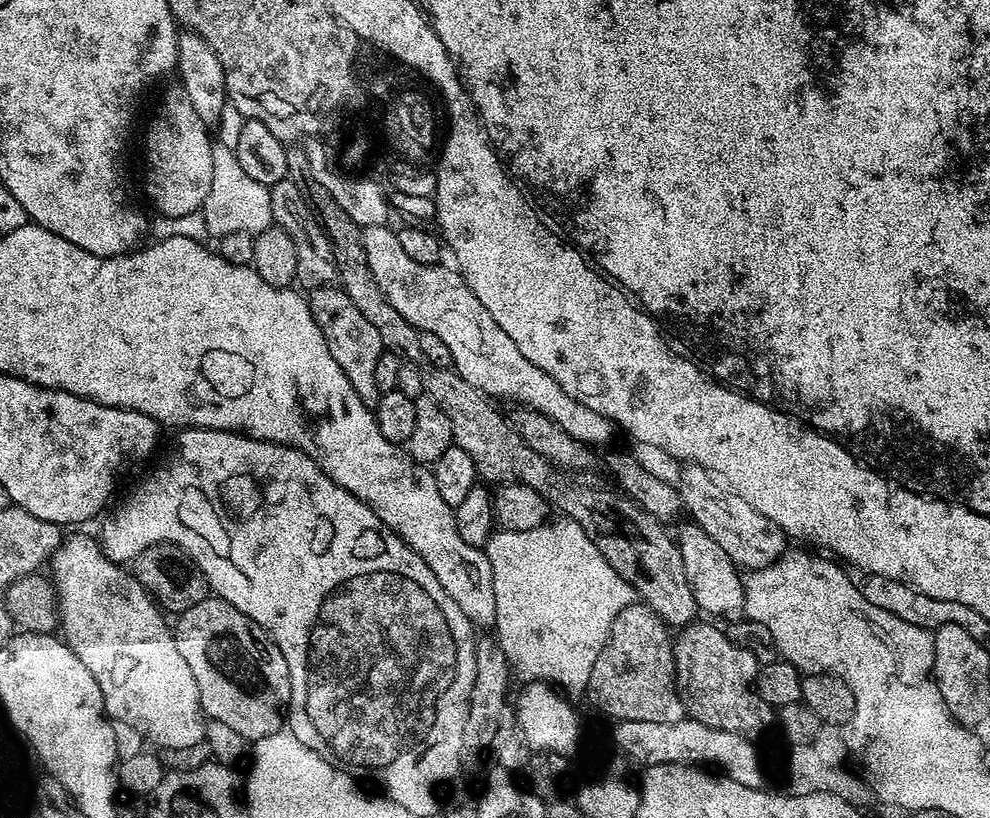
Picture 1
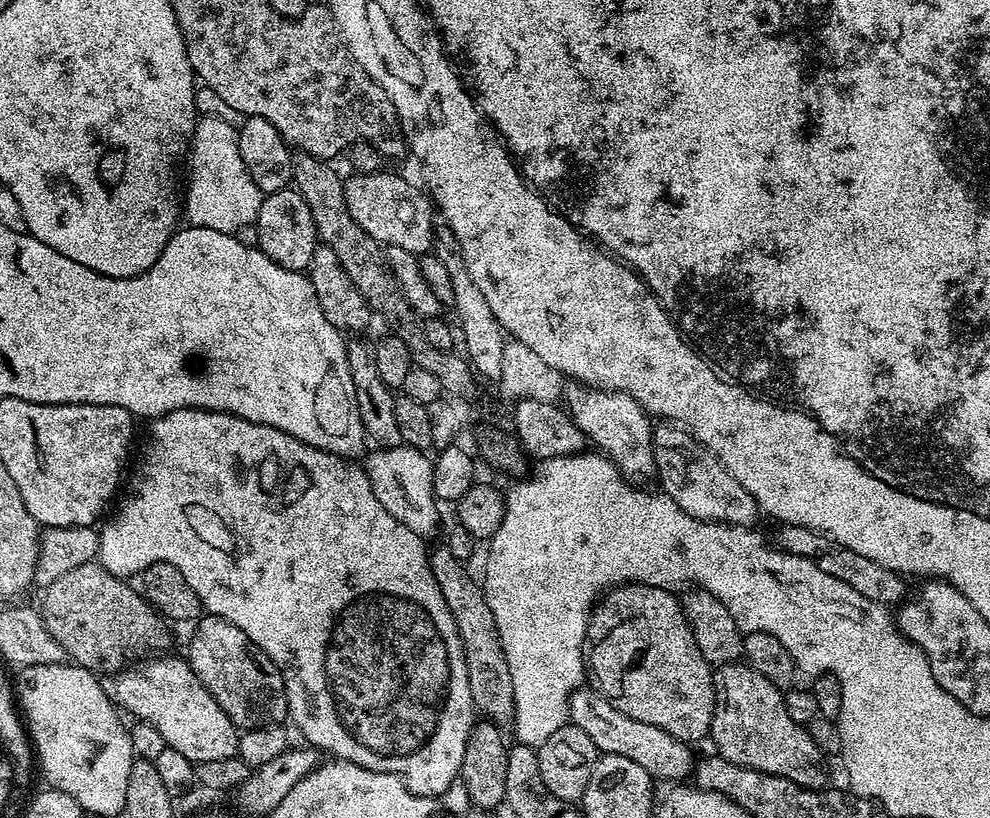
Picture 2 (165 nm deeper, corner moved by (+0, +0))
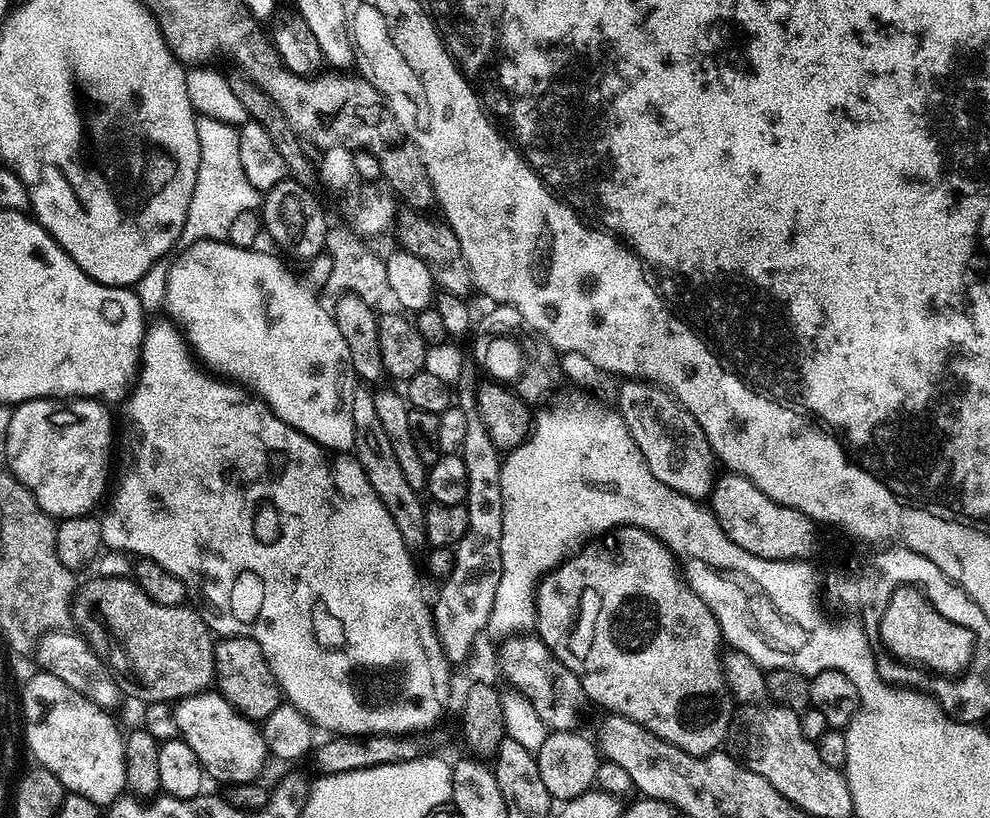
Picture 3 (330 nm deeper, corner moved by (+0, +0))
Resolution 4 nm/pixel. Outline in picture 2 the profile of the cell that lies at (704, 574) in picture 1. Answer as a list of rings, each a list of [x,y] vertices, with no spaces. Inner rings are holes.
[[[572,382],[569,383],[564,390],[564,406],[569,416],[571,416],[572,420],[578,426],[580,430],[584,433],[585,437],[593,444],[597,449],[600,449],[603,453],[606,453],[608,458],[612,460],[613,464],[619,468],[624,475],[630,478],[636,478],[632,476],[652,476],[656,471],[656,463],[654,462],[653,456],[653,444],[652,444],[652,429],[653,425],[651,419],[649,418],[648,414],[644,411],[641,407],[640,403],[637,400],[630,398],[629,395],[625,394],[625,392],[617,392],[615,390],[611,390],[608,388],[601,388],[598,386],[591,386],[591,385],[583,385],[579,382]]]

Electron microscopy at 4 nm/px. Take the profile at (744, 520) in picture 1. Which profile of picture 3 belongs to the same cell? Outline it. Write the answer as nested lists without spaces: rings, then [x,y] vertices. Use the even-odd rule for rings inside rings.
[[[625,379],[620,388],[620,417],[626,422],[638,450],[650,466],[650,474],[658,482],[666,482],[670,490],[704,502],[711,497],[718,475],[718,461],[712,453],[710,442],[698,422],[684,409],[675,396],[663,388],[643,380]],[[717,468],[717,469],[716,469]]]

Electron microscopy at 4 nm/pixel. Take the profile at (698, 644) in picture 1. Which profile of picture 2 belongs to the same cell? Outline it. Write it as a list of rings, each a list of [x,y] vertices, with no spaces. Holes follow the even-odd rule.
[[[744,662],[719,665],[713,671],[712,681],[716,687],[716,709],[712,719],[710,740],[716,743],[715,751],[718,755],[738,766],[786,778],[803,788],[823,789],[829,783],[830,776],[826,770],[824,773],[822,762],[824,760],[818,746],[814,744],[807,727],[790,718],[790,713],[784,705],[784,692],[781,689],[776,688],[771,681]]]

